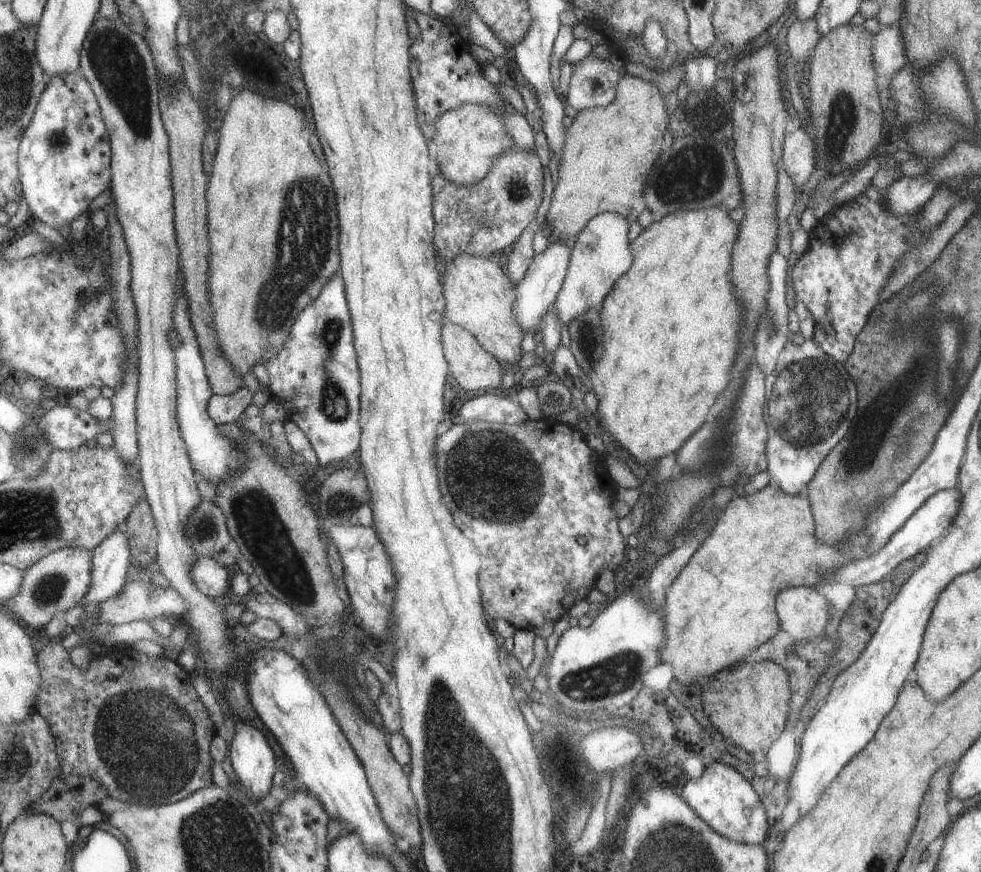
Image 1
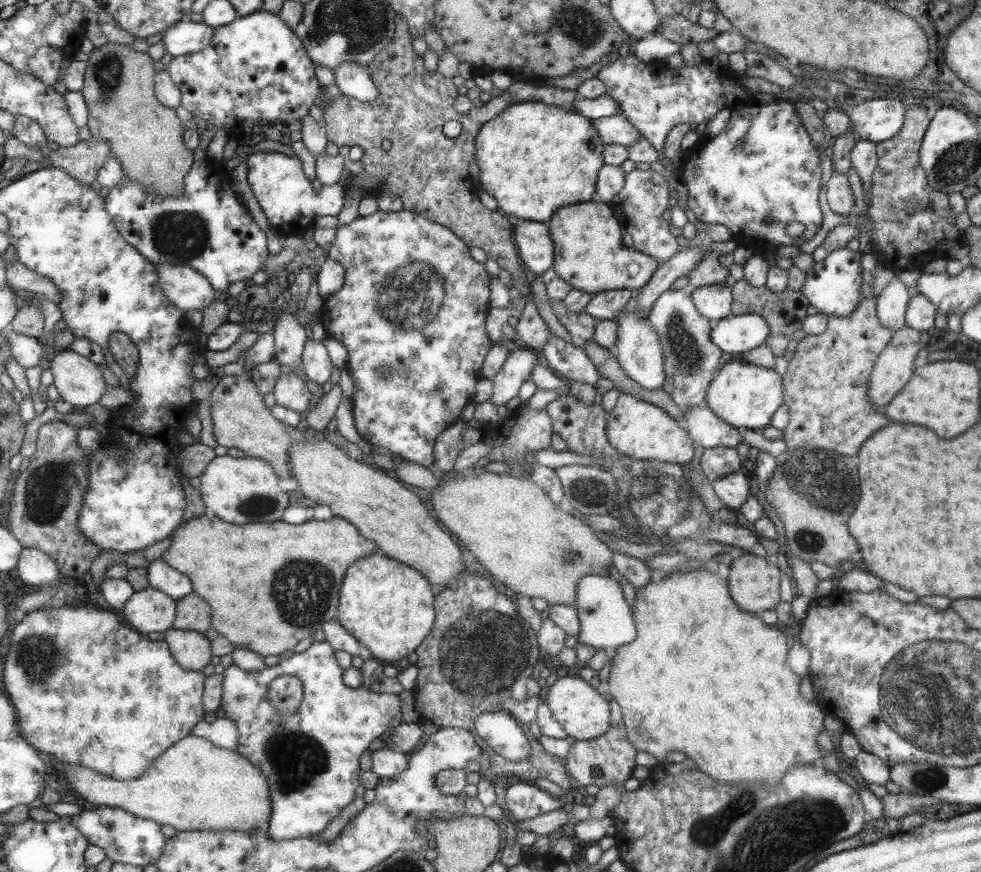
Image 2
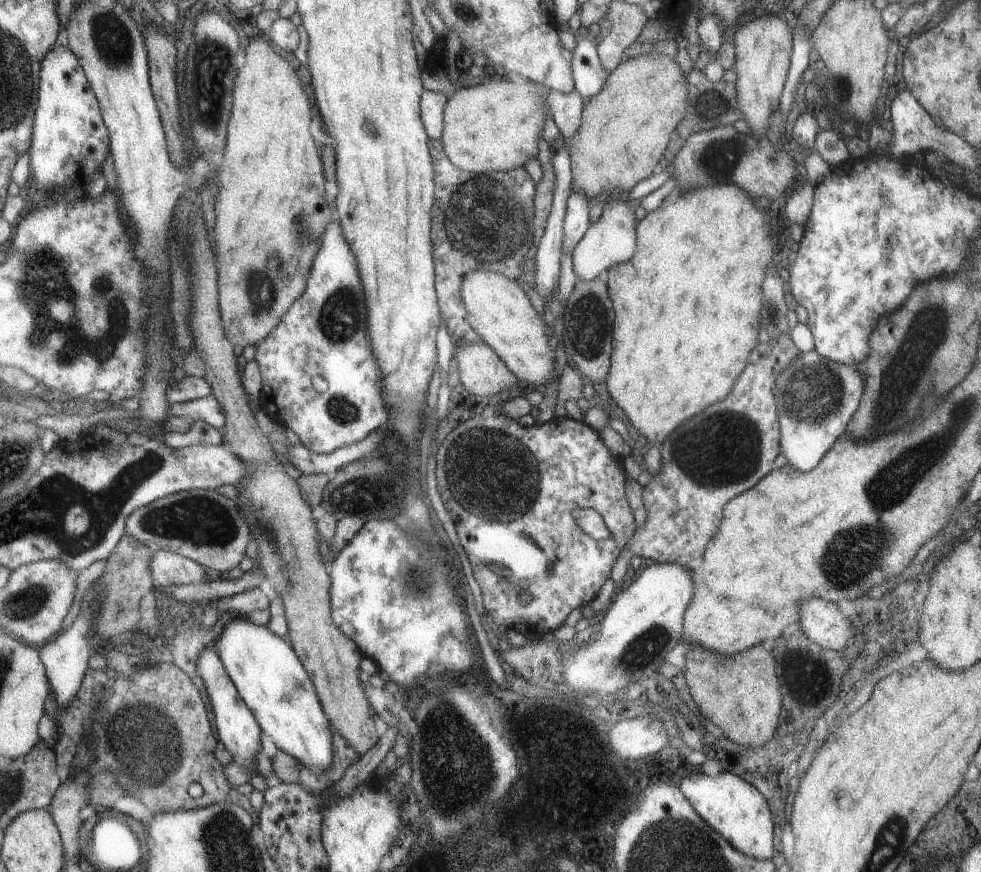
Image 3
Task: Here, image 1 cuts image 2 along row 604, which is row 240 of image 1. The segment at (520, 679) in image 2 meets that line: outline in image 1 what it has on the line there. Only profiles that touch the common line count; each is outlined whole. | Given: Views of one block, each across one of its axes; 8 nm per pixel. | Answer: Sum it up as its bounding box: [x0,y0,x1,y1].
[433,144,543,266]

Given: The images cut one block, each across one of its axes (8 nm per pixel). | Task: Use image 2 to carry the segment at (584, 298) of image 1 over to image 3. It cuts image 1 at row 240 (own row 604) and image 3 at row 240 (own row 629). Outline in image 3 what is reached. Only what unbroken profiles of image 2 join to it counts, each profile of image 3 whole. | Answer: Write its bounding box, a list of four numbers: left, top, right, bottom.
[571,199,636,282]

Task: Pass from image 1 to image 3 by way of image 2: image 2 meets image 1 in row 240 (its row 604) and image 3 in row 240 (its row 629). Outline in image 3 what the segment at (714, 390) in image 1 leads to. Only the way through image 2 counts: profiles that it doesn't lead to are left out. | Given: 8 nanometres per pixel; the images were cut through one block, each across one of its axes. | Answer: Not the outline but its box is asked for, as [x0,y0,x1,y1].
[604,184,782,447]

